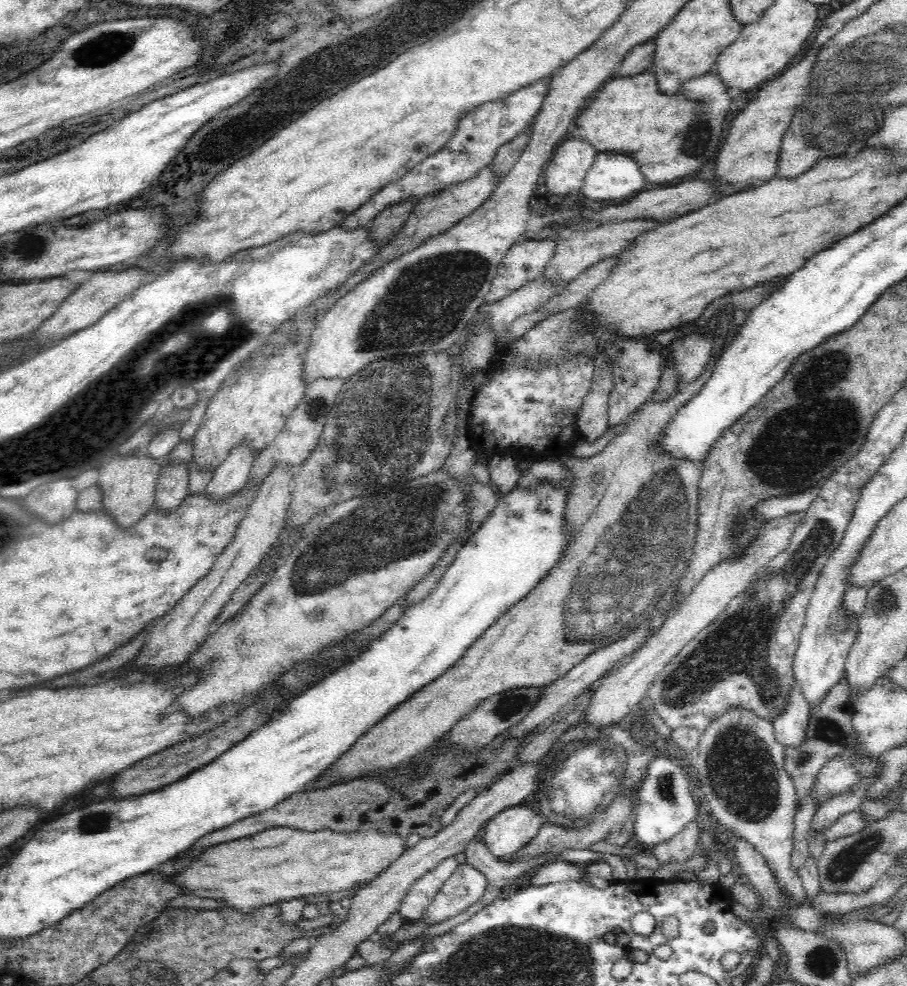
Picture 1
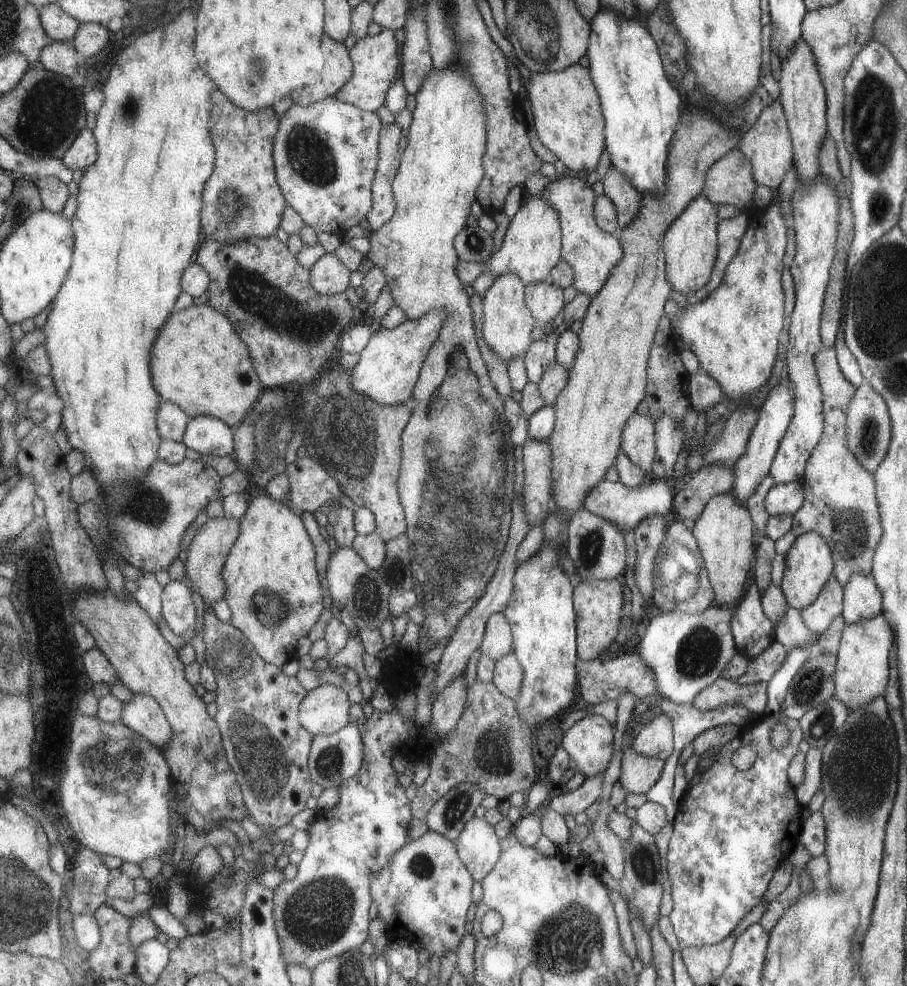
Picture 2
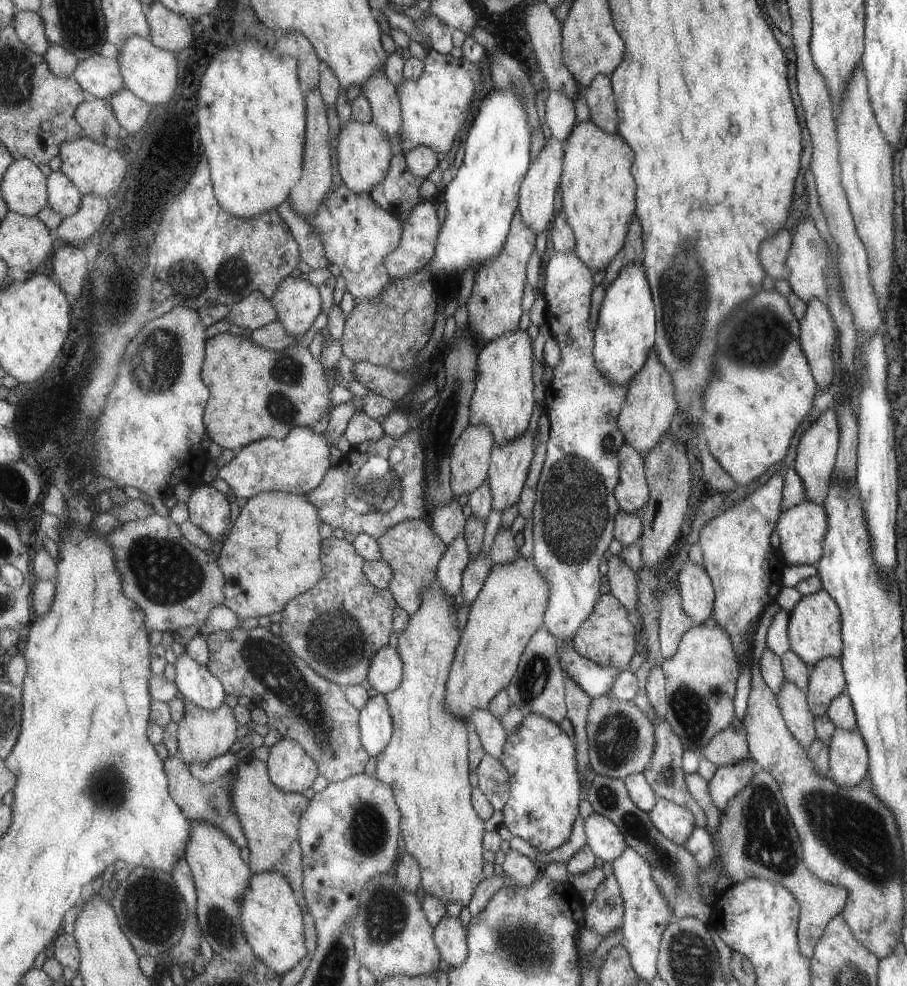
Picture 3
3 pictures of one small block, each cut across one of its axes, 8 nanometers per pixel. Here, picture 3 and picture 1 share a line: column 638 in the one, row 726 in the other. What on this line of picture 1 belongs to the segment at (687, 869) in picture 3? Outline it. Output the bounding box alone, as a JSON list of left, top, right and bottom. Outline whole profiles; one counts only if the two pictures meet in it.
[785,672,880,870]

